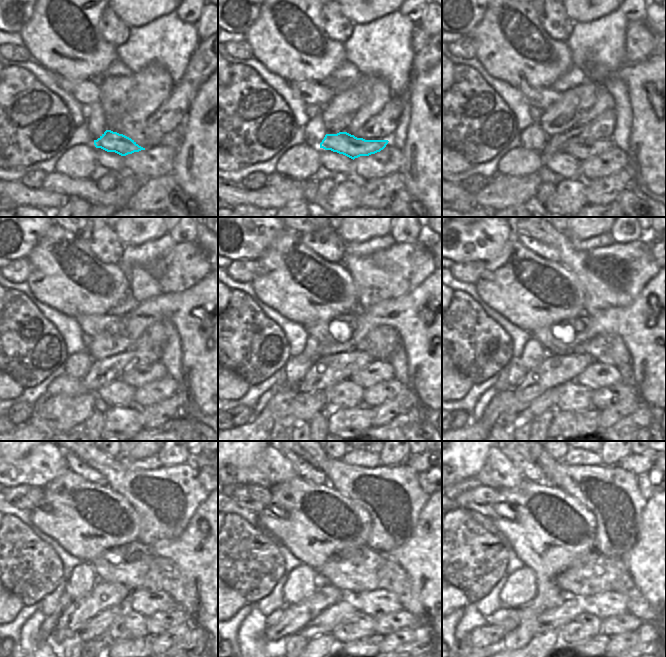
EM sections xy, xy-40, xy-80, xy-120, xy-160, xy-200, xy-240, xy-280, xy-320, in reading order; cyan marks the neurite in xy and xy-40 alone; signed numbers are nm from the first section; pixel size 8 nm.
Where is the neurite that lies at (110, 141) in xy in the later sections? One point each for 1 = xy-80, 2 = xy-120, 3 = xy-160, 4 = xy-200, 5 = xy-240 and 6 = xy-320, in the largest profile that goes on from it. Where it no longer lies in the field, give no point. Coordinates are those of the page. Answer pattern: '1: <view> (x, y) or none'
1: xy-80 (582, 150)
2: xy-120 (137, 377)
3: xy-160 (378, 371)
4: xy-200 (598, 375)
5: xy-240 (148, 602)
6: xy-320 (605, 604)

